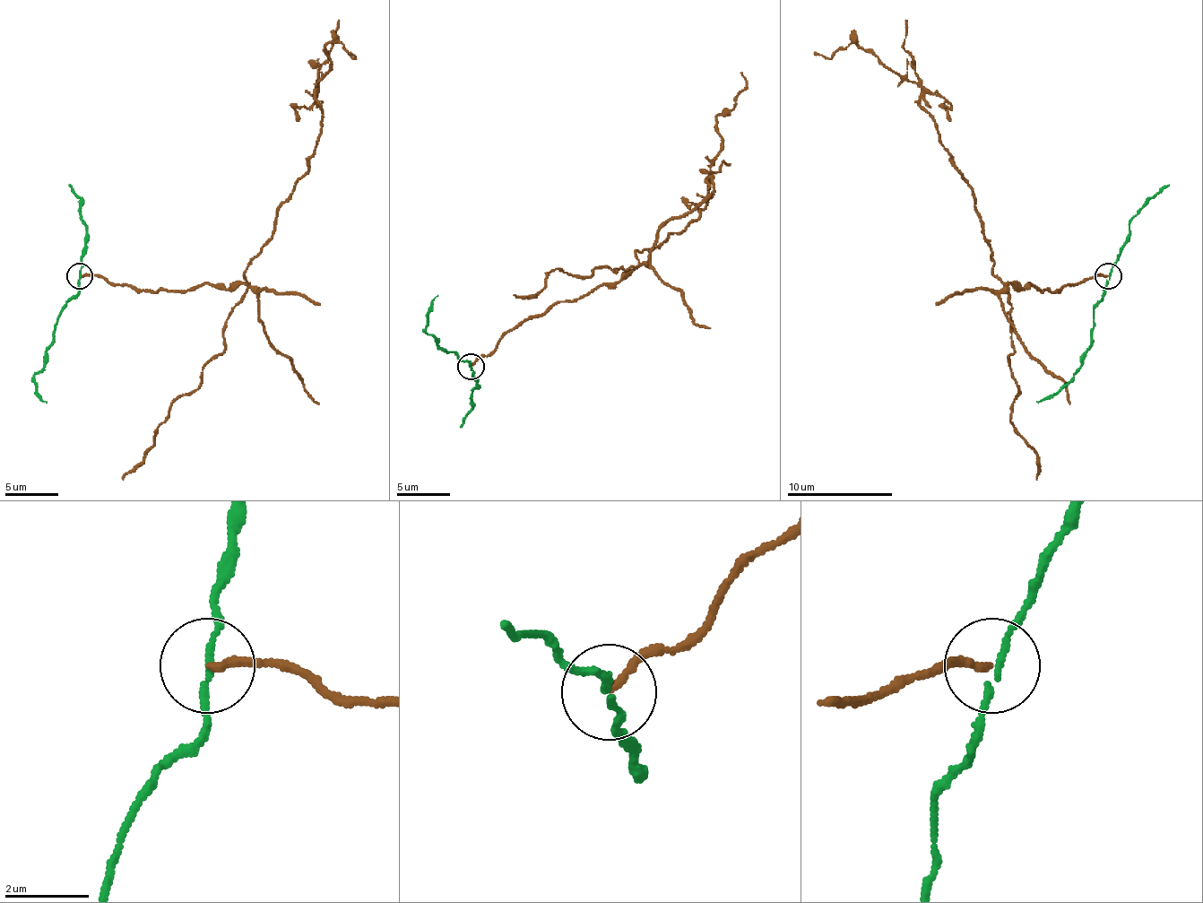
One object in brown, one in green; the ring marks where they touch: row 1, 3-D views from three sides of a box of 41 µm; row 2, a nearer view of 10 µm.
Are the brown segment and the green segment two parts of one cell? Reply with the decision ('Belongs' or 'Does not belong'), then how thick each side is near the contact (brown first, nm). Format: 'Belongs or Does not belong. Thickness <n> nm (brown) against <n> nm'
Does not belong. Thickness 180 nm (brown) against 130 nm

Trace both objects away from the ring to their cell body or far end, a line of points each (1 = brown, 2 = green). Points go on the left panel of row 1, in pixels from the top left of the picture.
1: (79, 275), (140, 290), (247, 282), (246, 267), (308, 169), (324, 50), (341, 42), (349, 53)
2: (79, 275), (79, 290), (63, 309), (47, 362), (33, 376), (36, 391), (47, 402)

